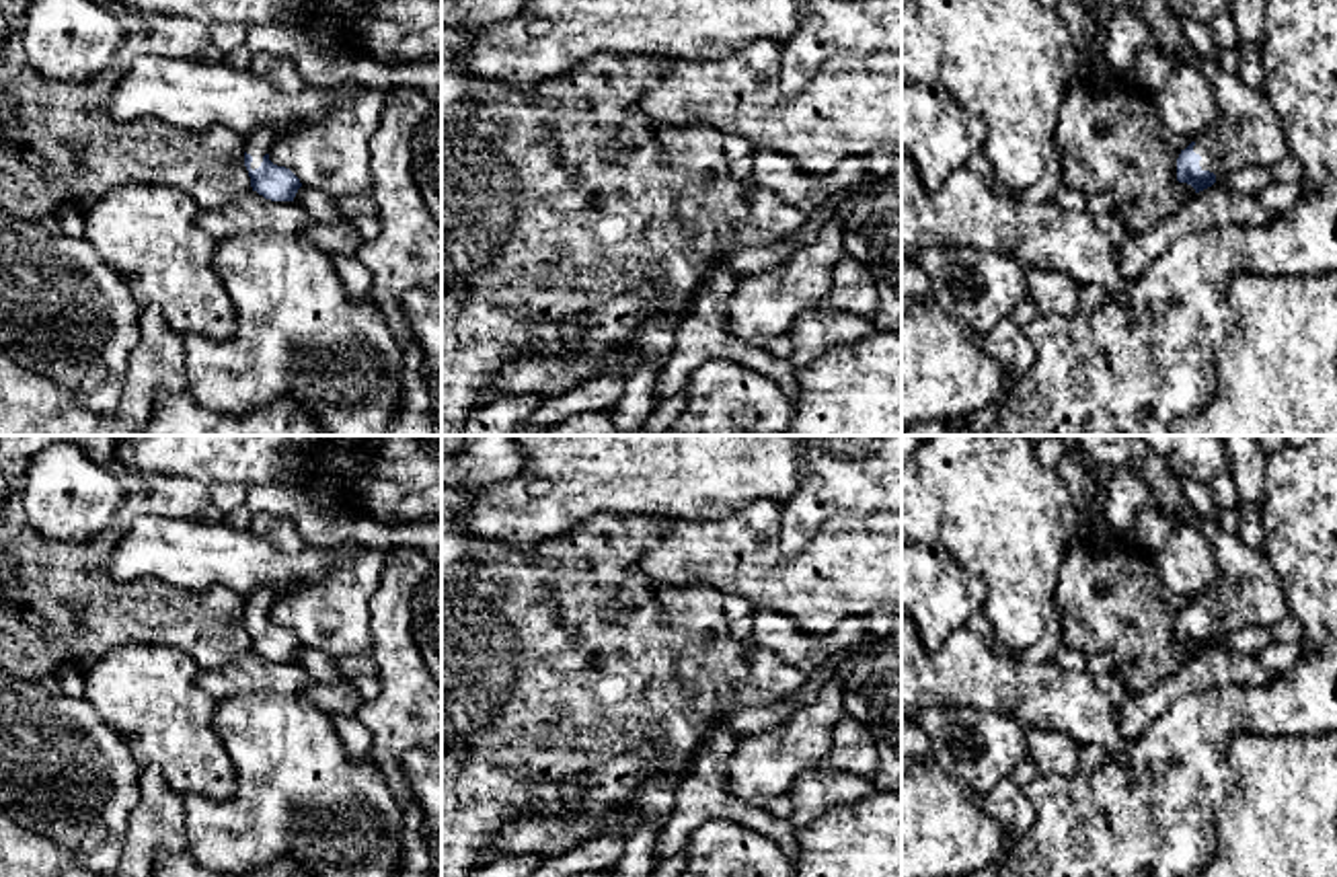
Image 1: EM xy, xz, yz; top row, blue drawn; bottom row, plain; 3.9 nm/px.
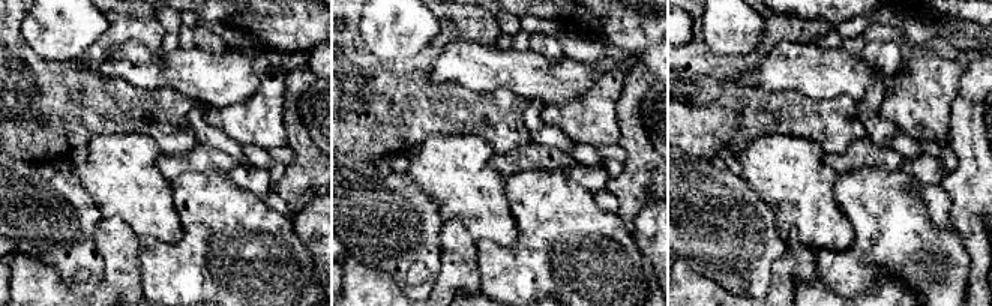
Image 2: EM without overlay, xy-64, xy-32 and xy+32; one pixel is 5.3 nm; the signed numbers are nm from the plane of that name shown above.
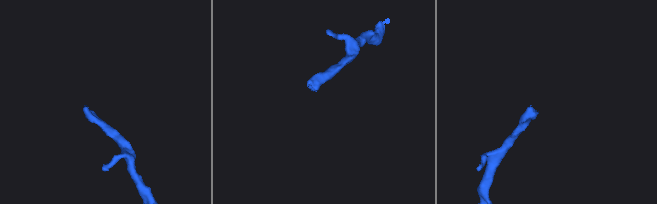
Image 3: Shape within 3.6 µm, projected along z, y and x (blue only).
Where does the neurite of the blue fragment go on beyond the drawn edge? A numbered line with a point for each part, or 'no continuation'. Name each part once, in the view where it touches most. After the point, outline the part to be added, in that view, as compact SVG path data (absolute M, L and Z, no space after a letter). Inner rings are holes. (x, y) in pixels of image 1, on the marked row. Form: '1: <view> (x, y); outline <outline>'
1: yz (1247, 132); outline M1195 49L1189 66L1208 78L1220 107L1214 125L1193 146L1201 170L1226 177L1249 166L1269 168L1290 156L1284 125L1263 88L1247 86L1238 74Z

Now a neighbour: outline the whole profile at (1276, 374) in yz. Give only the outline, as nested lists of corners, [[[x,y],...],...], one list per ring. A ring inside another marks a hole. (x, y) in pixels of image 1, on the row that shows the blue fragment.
[[[1238,271],[1228,283],[1228,298],[1236,310],[1236,327],[1218,349],[1216,394],[1201,413],[1173,421],[1171,435],[1337,435],[1337,271],[1325,275],[1257,275]]]

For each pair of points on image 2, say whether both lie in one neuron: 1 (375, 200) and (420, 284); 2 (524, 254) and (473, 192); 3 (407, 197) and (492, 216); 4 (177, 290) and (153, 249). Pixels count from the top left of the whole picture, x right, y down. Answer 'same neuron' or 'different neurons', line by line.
1: same neuron
2: different neurons
3: different neurons
4: same neuron

